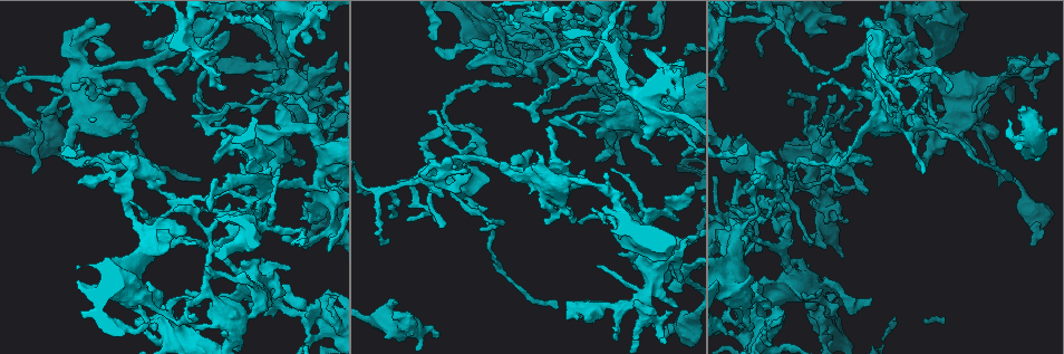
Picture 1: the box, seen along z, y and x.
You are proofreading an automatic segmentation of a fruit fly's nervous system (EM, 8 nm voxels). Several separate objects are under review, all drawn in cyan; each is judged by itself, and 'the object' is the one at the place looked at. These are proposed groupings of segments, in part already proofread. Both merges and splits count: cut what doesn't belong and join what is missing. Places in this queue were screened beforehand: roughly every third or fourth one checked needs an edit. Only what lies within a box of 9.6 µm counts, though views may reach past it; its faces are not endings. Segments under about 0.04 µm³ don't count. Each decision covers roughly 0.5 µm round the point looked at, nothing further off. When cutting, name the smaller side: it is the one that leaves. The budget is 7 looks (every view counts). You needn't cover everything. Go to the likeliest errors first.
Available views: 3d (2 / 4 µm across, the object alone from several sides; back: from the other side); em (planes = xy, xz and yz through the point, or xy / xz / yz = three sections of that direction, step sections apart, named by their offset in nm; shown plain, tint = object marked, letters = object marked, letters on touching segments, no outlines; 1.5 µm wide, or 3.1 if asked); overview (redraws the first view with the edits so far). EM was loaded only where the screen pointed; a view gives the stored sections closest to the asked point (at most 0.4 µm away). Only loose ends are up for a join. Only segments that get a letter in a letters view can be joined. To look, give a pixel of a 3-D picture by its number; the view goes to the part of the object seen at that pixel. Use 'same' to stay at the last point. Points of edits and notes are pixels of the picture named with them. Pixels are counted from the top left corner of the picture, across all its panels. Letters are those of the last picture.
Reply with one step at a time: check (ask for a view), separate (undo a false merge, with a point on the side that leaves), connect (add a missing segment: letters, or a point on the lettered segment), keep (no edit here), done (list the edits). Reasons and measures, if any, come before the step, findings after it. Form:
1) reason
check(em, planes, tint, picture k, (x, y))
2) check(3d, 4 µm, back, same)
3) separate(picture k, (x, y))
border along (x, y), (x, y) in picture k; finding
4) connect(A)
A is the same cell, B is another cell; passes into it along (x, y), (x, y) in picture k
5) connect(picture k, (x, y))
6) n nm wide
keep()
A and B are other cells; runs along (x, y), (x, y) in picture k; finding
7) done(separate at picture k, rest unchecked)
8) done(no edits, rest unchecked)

sharp bend
check(em, planes, letters, picture 1, (654, 39))

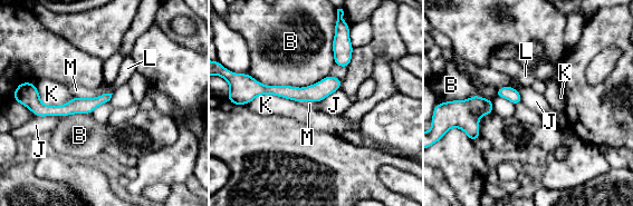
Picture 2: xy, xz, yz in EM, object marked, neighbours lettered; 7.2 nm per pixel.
keep()
B, J, K, L and M are other cells; border along (498, 87), (511, 86), (523, 101) in picture 2; one neuron here

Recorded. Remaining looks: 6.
tapers out
check(em, planes, letters, picture 1, (191, 71))

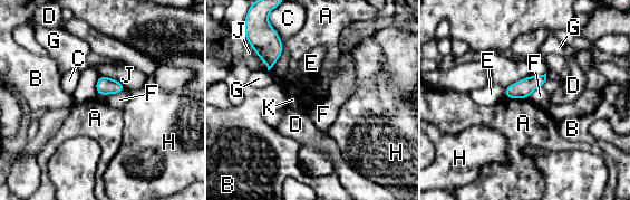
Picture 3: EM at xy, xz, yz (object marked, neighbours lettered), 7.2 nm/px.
130 nm wide
keep()
A, B, C, D, E, F, G, H, J and K are other cells; border along (504, 96), (527, 98) in picture 3; none of them fits

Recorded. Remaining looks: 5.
thin end
check(3d, 4 µm, back, picture 1, (917, 19))

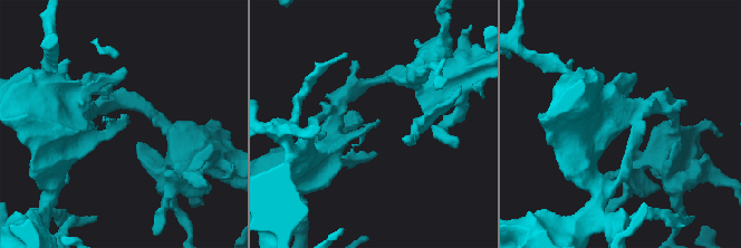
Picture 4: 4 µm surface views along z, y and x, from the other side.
need the tissue
check(em, planes, letters, picture 4, (380, 120))

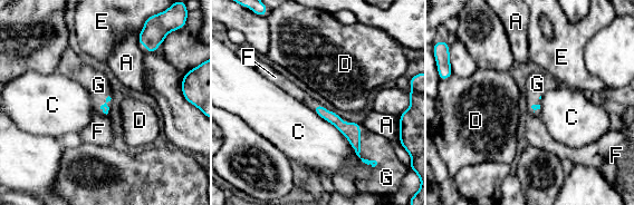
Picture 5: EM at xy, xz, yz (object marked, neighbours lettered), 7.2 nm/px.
connect(G)
G is the same cell, A, C, D, E and F are other cells; passes into it along (352, 130), (359, 145), (373, 146) in picture 5; the neuron continues

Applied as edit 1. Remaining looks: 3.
done(connect at picture 5, rest unchecked)

